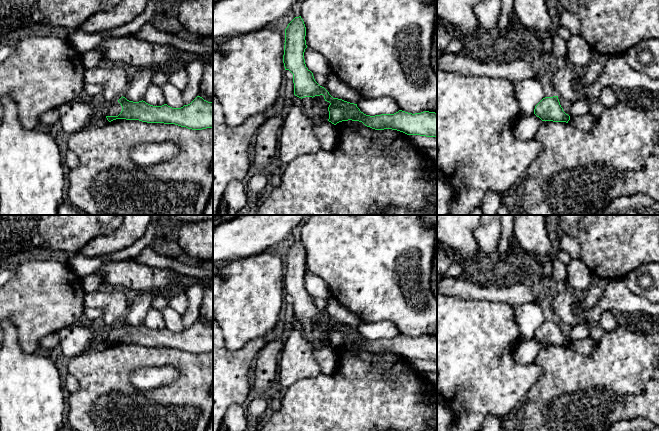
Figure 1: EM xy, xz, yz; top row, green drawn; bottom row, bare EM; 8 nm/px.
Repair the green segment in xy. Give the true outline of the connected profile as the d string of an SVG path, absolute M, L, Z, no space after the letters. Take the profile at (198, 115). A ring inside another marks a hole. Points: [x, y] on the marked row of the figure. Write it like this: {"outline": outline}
{"outline": "M197 96L190 104L172 108L167 104L153 106L145 101L133 102L121 97L122 111L118 116L106 116L109 122L116 119L139 120L147 123L175 124L192 130L213 127L213 103Z"}

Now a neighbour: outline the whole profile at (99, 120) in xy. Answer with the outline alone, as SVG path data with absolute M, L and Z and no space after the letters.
M99 114L99 115L93 116L90 119L89 125L103 127L107 125L108 123L109 121L107 120L106 116Z

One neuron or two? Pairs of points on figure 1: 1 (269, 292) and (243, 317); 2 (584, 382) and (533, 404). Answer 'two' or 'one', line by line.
1: one
2: one

